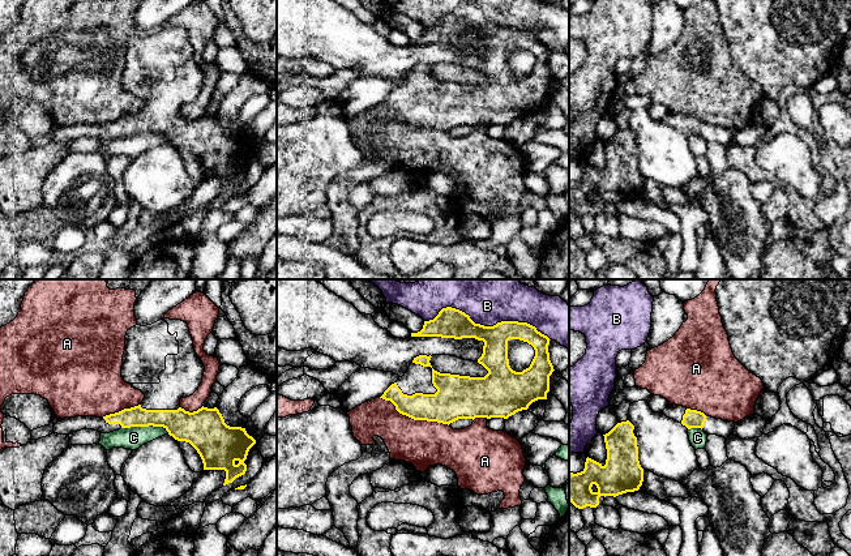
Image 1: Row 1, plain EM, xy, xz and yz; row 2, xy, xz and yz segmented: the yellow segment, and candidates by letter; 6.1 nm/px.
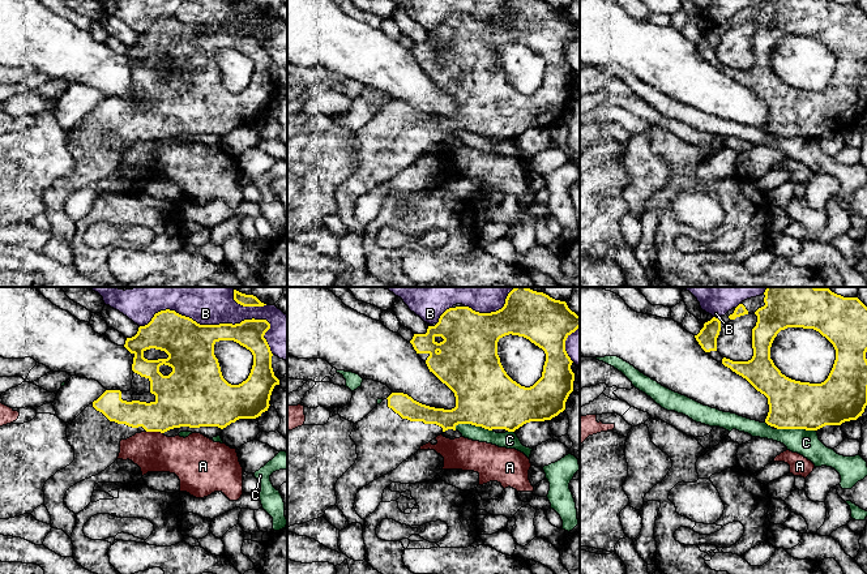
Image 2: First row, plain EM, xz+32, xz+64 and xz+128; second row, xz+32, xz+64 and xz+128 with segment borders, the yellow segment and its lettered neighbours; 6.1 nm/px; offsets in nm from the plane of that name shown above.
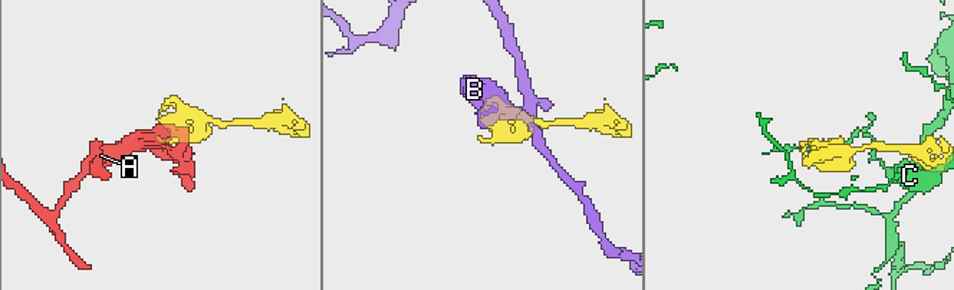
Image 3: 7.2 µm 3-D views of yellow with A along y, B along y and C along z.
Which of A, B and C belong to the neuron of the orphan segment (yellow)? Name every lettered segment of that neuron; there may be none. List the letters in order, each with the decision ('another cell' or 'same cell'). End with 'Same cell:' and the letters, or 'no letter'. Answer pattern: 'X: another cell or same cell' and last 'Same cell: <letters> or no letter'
A: another cell
B: another cell
C: another cell
Same cell: no letter

